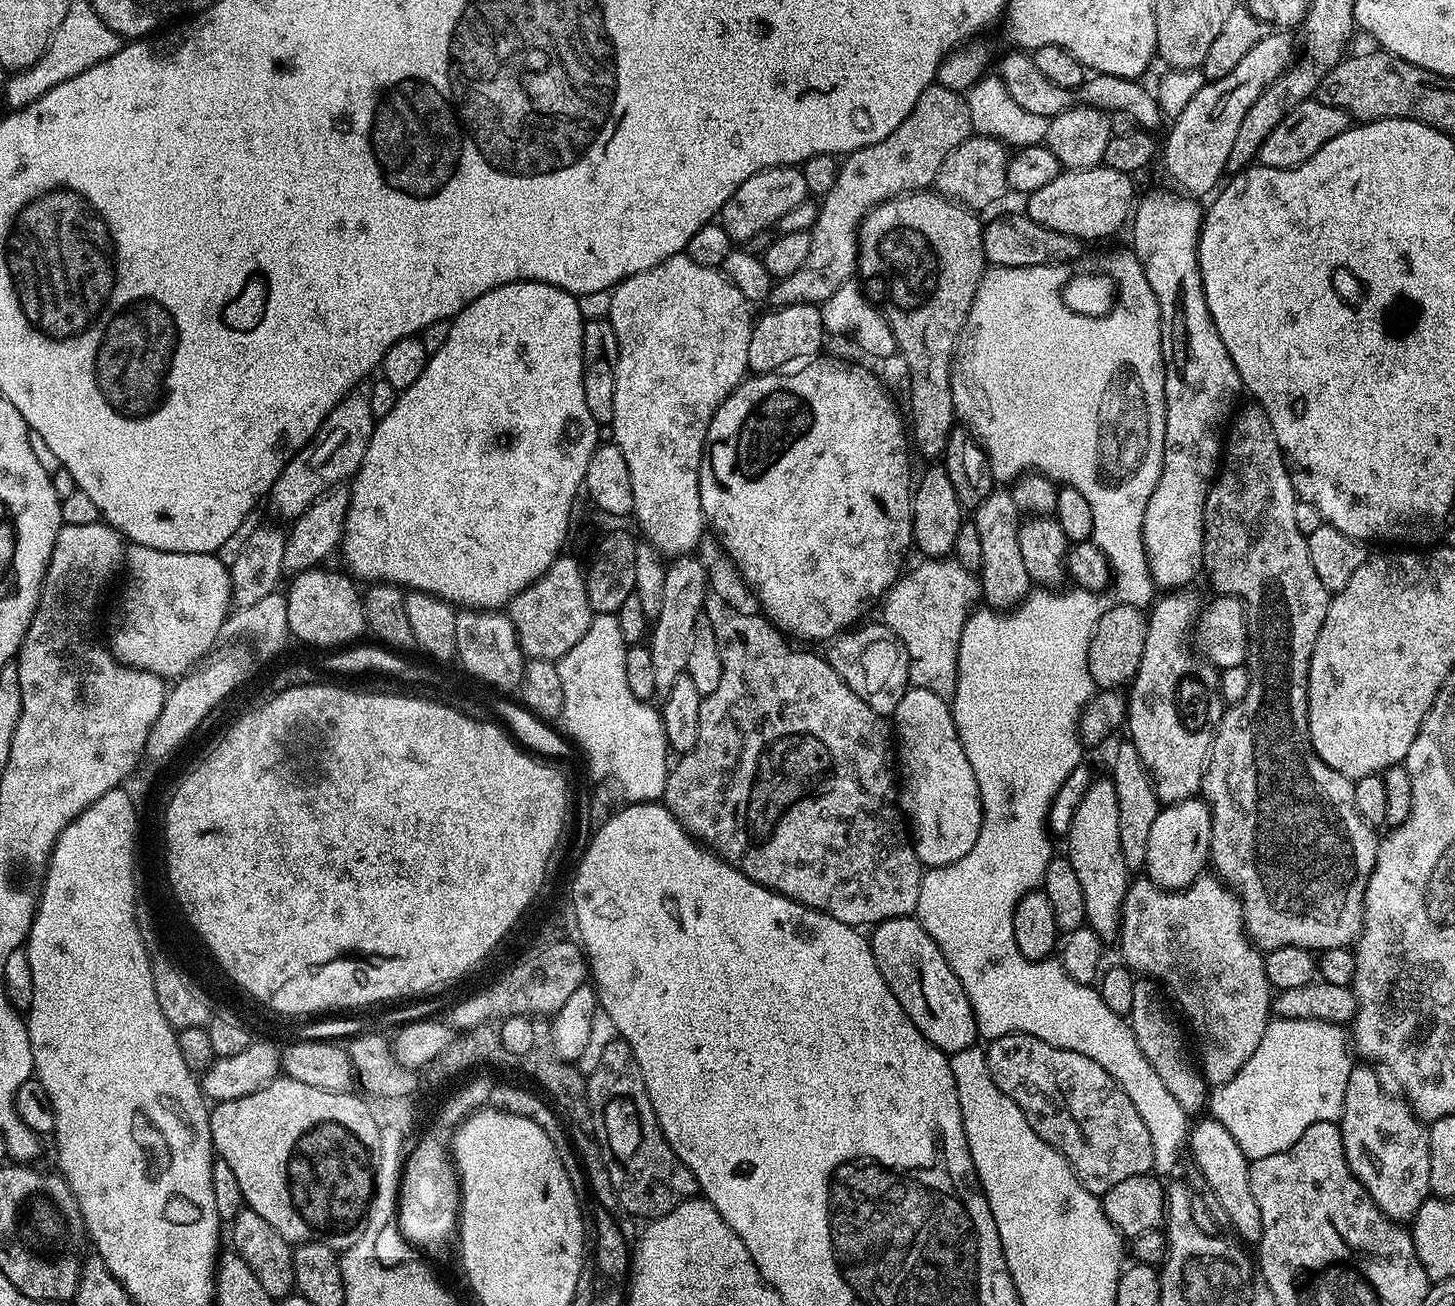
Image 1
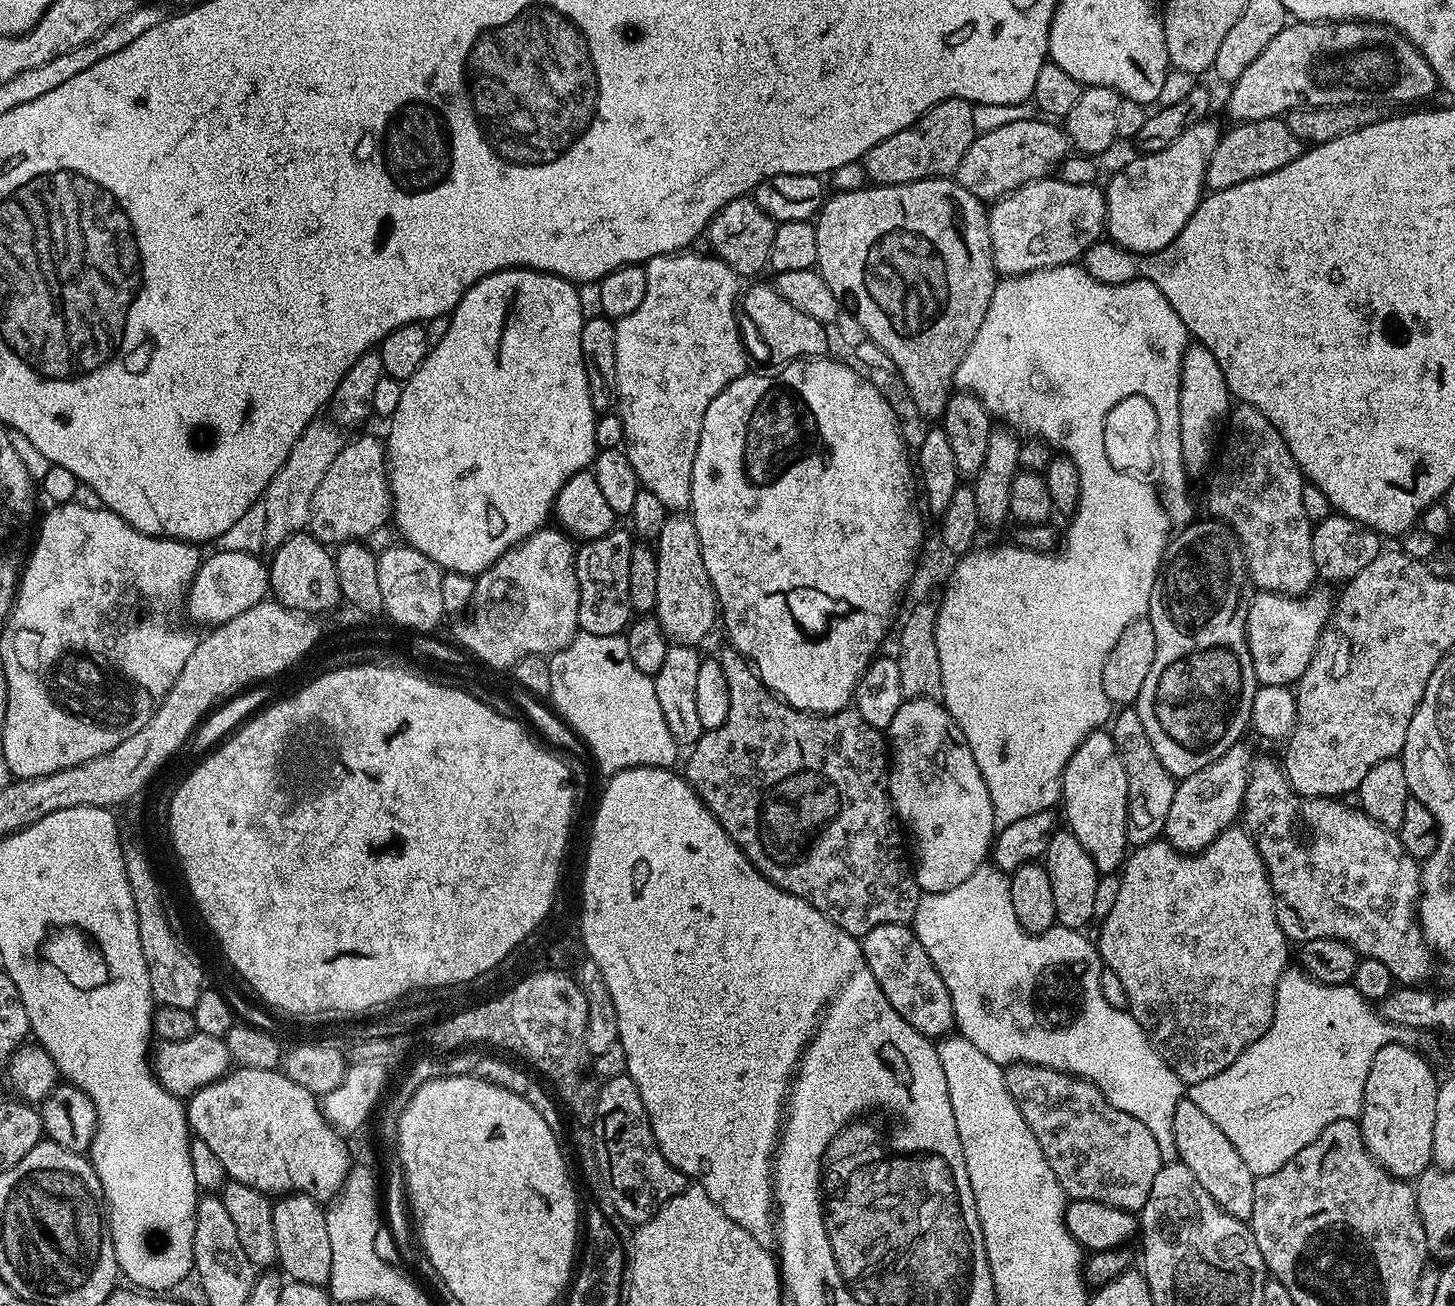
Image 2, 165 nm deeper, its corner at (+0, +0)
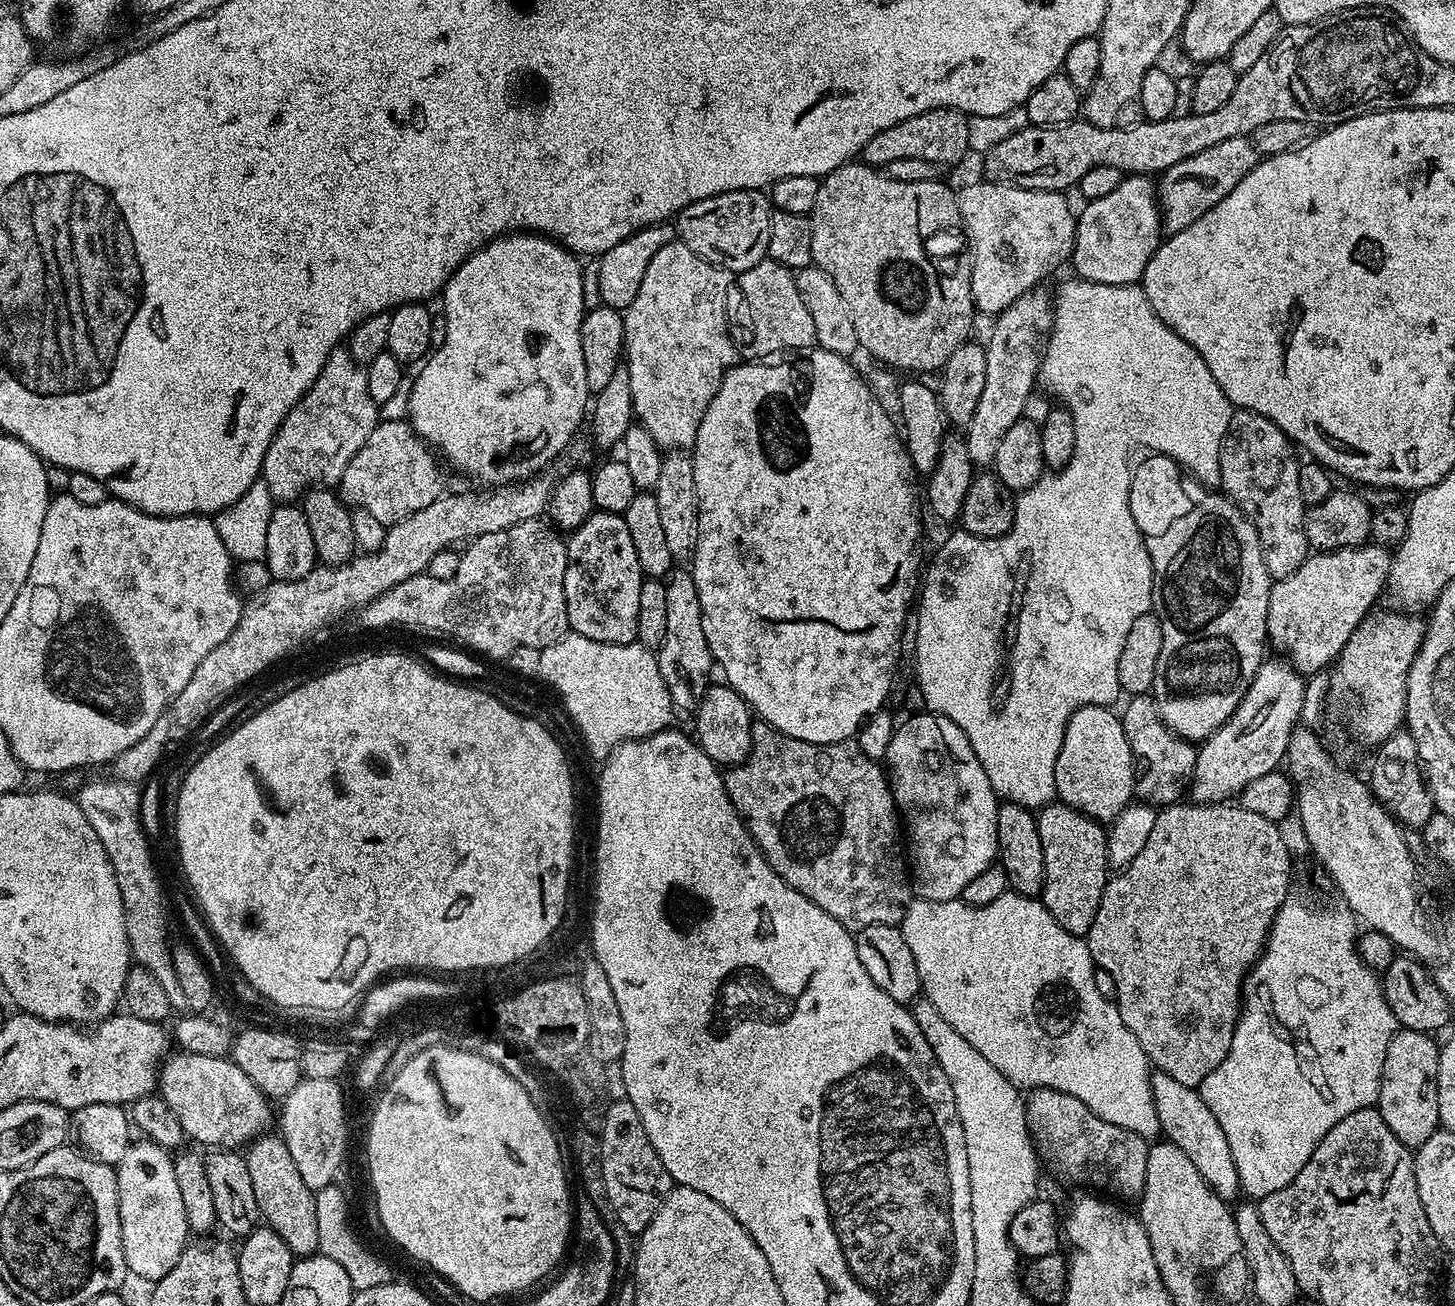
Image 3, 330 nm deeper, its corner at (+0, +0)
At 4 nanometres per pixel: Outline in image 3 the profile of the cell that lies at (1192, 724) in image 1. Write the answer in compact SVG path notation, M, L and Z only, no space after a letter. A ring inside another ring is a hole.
M1148 454L1145 455L1145 460L1138 463L1132 469L1132 477L1130 478L1130 498L1128 499L1128 505L1130 506L1130 514L1134 514L1134 522L1138 526L1138 530L1144 535L1144 545L1146 550L1150 554L1150 562L1152 563L1152 602L1154 605L1154 615L1162 622L1162 654L1158 654L1158 670L1154 674L1154 682L1152 683L1152 691L1150 693L1153 700L1155 700L1158 706L1158 714L1162 718L1162 722L1171 730L1174 734L1178 734L1184 740L1191 740L1193 742L1203 742L1208 739L1209 736L1214 735L1218 729L1224 725L1230 718L1230 714L1234 714L1234 710L1242 702L1242 698L1246 694L1246 690L1254 682L1254 674L1260 669L1262 661L1265 659L1266 653L1264 653L1264 644L1266 648L1266 641L1268 640L1268 607L1270 606L1270 590L1273 586L1273 578L1266 570L1266 562L1262 558L1262 546L1260 545L1260 539L1256 533L1256 528L1253 526L1251 520L1245 516L1244 511L1239 508L1236 503L1229 500L1227 496L1221 494L1219 491L1207 492L1205 485L1201 481L1197 480L1195 475L1189 474L1181 465L1177 464L1171 456L1167 454Z

